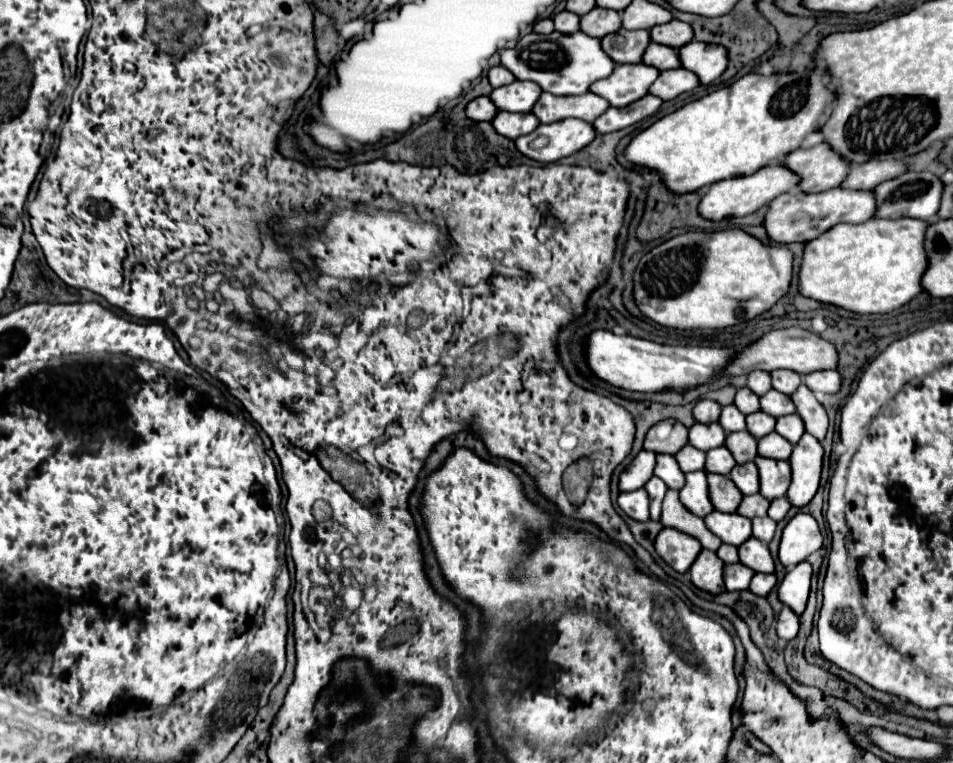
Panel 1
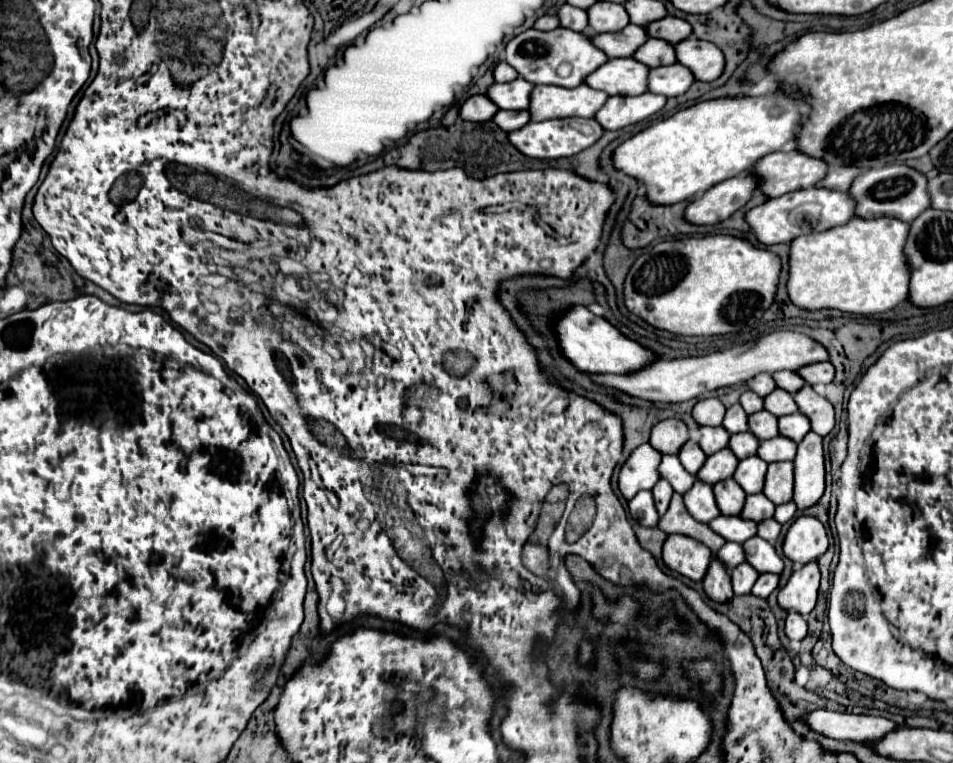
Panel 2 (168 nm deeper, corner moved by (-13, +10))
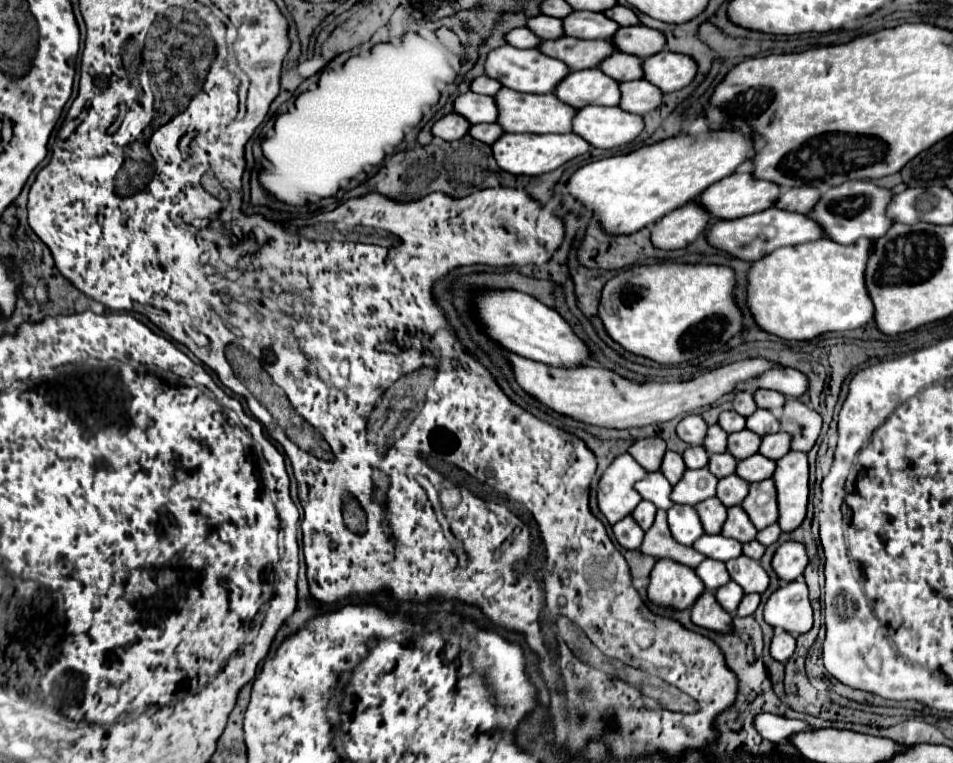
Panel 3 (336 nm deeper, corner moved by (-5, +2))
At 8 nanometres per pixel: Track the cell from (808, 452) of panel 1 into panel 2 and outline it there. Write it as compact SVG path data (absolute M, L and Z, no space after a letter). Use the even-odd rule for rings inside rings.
M808 432L798 444L798 454L794 458L794 502L800 510L814 506L824 494L824 448L822 436Z

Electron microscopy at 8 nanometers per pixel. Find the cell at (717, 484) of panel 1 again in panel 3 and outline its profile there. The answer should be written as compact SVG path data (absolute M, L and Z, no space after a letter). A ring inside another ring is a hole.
M708 498L706 502L700 502L696 506L696 512L700 516L706 534L720 534L720 528L726 520L726 508L716 498Z

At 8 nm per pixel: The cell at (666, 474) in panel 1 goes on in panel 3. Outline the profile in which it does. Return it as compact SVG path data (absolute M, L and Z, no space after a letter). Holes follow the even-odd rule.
M658 472L646 474L640 482L634 484L634 490L642 496L642 500L652 502L660 510L670 510L670 506L672 506L672 502L670 502L670 490L672 490L672 486Z

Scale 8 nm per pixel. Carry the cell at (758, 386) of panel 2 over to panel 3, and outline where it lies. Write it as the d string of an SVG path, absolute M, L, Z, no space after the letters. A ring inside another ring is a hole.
M738 392L738 394L734 396L732 404L734 404L734 410L736 410L740 416L744 416L744 418L748 418L752 412L756 412L756 404L754 404L752 394Z

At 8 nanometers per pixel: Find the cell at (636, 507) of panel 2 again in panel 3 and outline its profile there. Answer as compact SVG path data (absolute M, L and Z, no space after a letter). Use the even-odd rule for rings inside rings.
M626 516L622 522L612 526L612 532L618 540L618 544L626 550L638 550L644 538L644 532L638 530L638 526L634 526L634 520L630 516Z

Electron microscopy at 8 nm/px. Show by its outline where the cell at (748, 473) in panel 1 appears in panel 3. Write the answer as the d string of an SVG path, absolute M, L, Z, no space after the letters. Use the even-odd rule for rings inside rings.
M736 474L726 476L718 482L718 490L716 490L716 498L726 506L736 506L740 504L748 494L748 482L742 482L742 478L738 478Z

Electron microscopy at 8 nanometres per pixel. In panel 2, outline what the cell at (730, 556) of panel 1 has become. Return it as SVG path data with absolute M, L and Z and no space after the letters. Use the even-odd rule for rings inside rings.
M726 542L726 544L722 546L722 550L716 552L716 556L718 556L728 568L734 568L734 566L738 566L738 564L742 564L742 562L746 560L746 554L744 554L744 550L742 550L742 544L738 544L738 542Z

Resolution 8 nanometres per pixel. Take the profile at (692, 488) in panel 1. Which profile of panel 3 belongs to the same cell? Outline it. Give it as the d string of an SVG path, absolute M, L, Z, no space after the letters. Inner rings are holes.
M672 506L668 510L668 528L672 538L682 546L692 546L702 534L702 524L692 506Z

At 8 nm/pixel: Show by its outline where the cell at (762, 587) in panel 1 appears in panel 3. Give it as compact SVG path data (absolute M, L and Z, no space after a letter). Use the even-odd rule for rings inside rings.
M746 594L746 596L742 598L738 610L736 610L736 616L740 616L740 618L742 618L742 616L752 616L754 610L758 608L758 604L760 604L760 596L758 596L758 594Z

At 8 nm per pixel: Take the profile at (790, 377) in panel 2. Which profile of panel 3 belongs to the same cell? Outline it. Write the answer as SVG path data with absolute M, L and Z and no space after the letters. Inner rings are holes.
M756 390L754 402L756 402L758 408L778 412L784 406L784 396L778 394L778 392L774 392L774 390Z

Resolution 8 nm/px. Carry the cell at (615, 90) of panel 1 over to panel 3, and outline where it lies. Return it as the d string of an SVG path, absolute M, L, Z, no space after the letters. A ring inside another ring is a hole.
M598 68L570 72L556 88L558 100L572 108L582 106L618 106L618 82L606 78Z

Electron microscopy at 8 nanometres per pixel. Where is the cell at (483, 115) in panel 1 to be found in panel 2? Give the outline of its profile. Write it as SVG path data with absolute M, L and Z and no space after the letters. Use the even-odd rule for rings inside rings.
M476 94L462 104L460 118L470 122L486 122L486 120L492 120L496 112L498 112L498 106L486 94Z

